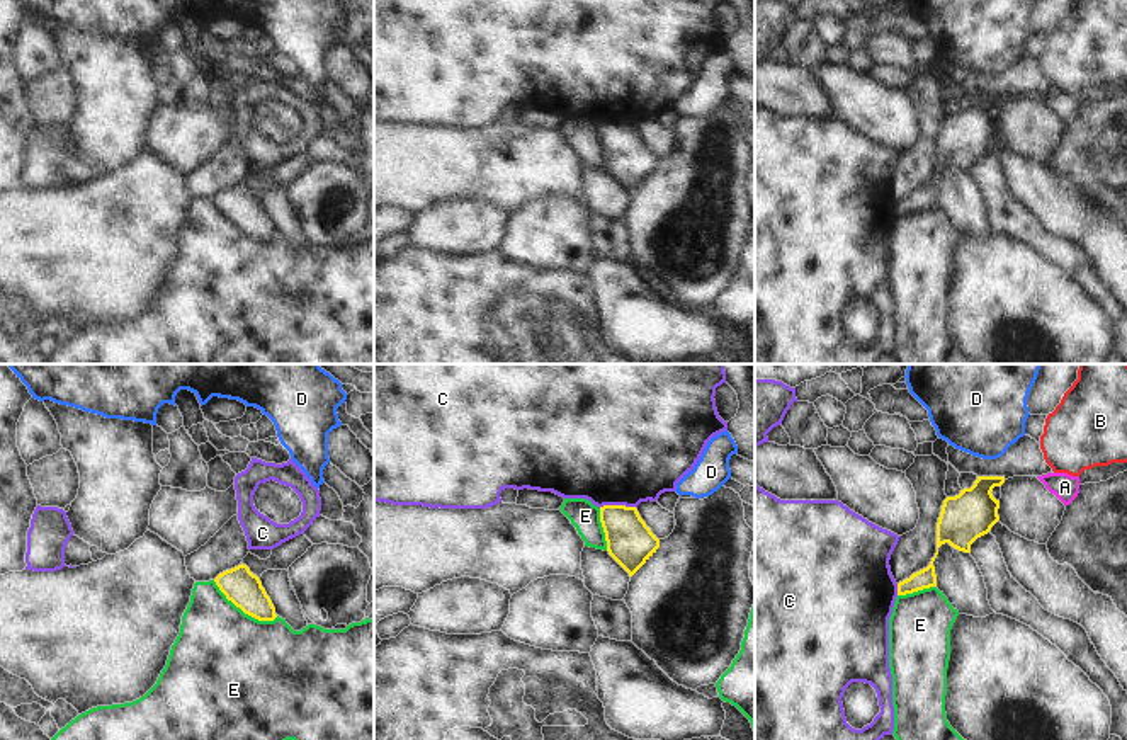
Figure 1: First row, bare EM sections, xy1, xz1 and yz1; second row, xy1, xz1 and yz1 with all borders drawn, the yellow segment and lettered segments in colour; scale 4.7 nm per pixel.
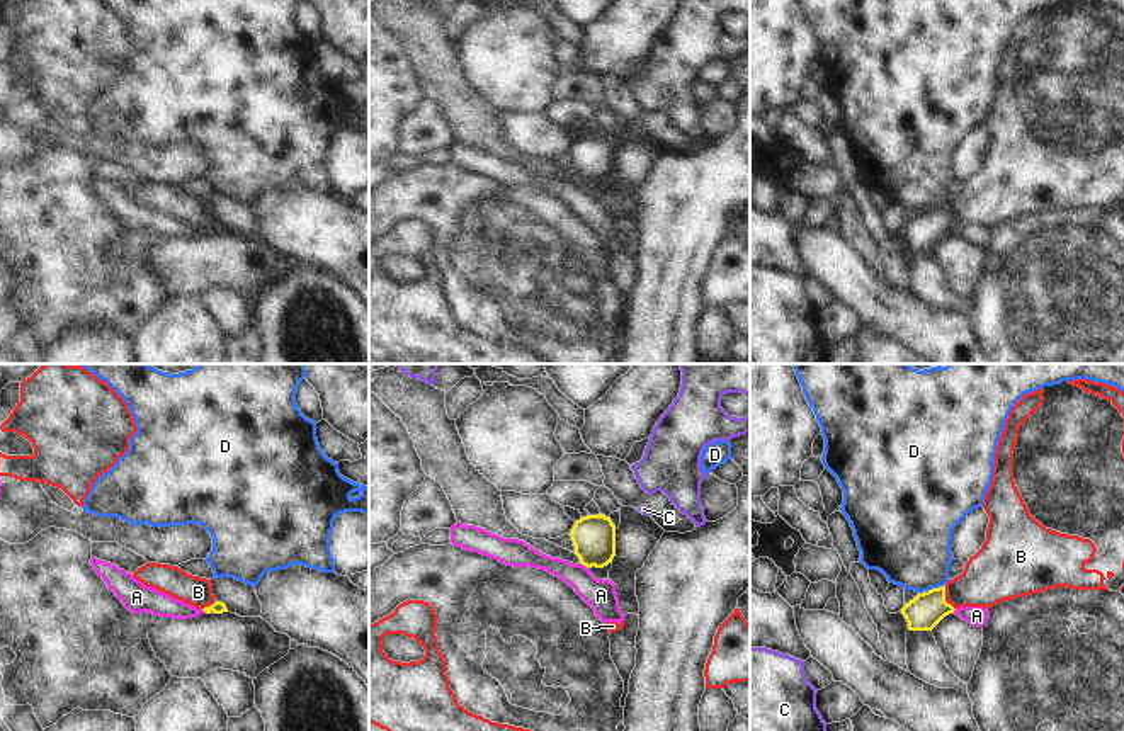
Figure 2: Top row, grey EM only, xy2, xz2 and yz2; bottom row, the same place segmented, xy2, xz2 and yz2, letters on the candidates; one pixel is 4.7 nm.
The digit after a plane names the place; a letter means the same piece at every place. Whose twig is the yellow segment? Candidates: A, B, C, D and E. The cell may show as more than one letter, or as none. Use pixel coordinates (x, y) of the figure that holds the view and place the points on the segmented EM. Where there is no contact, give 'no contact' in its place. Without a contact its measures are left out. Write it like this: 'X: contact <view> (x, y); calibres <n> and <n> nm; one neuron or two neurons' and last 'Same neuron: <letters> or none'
A: contact xz2 (585, 565); calibres 200 and 150 nm; two neurons
B: contact yz2 (944, 597); calibres 170 and 260 nm; one neuron
C: contact xz1 (616, 506); calibres 220 and 500 nm; two neurons
D: contact yz2 (932, 589); calibres 170 and 380 nm; two neurons
E: contact xy1 (243, 611); calibres 170 and 480 nm; two neurons
Same neuron: B

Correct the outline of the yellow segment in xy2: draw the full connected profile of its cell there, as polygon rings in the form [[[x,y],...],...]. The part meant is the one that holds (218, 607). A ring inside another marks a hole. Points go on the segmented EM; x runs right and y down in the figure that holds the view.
[[[146,563],[133,576],[145,586],[160,590],[196,609],[202,609],[206,614],[228,612],[226,605],[214,598],[211,580],[192,576],[177,566]]]

